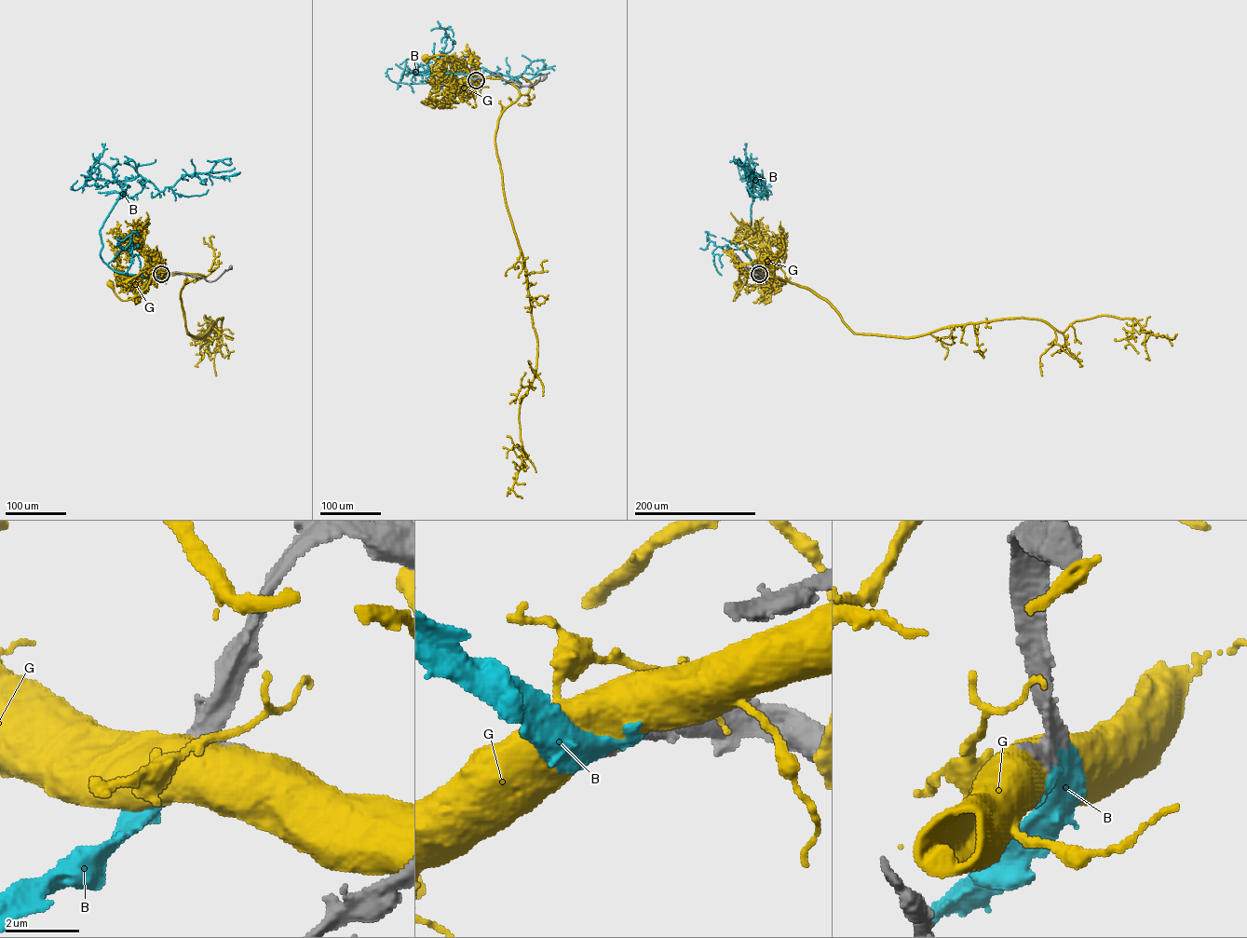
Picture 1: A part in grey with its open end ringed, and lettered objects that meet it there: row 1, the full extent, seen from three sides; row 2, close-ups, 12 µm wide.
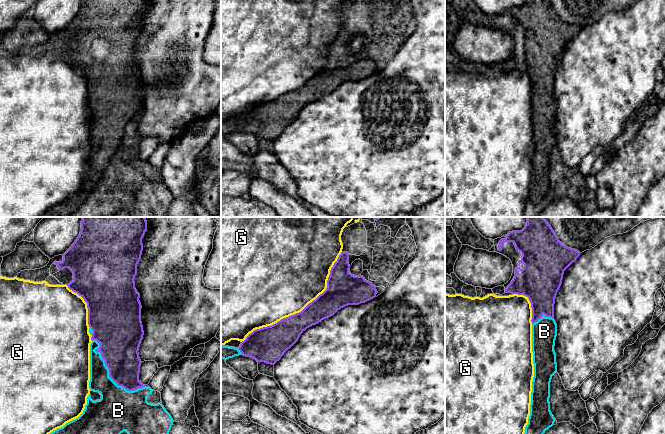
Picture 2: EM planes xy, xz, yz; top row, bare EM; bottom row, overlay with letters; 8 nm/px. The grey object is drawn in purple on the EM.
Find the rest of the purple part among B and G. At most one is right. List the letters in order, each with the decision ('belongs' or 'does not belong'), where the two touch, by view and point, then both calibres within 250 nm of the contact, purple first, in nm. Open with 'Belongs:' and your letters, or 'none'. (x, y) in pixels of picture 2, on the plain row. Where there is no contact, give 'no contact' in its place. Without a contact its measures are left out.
Belongs: B
B: belongs; meets purple in xy at (109, 150); 320 nm thick on the purple side, 280 nm on the other
G: does not belong; meets purple in xz at (303, 85); 220 nm thick on the purple side, 500 nm on the other

